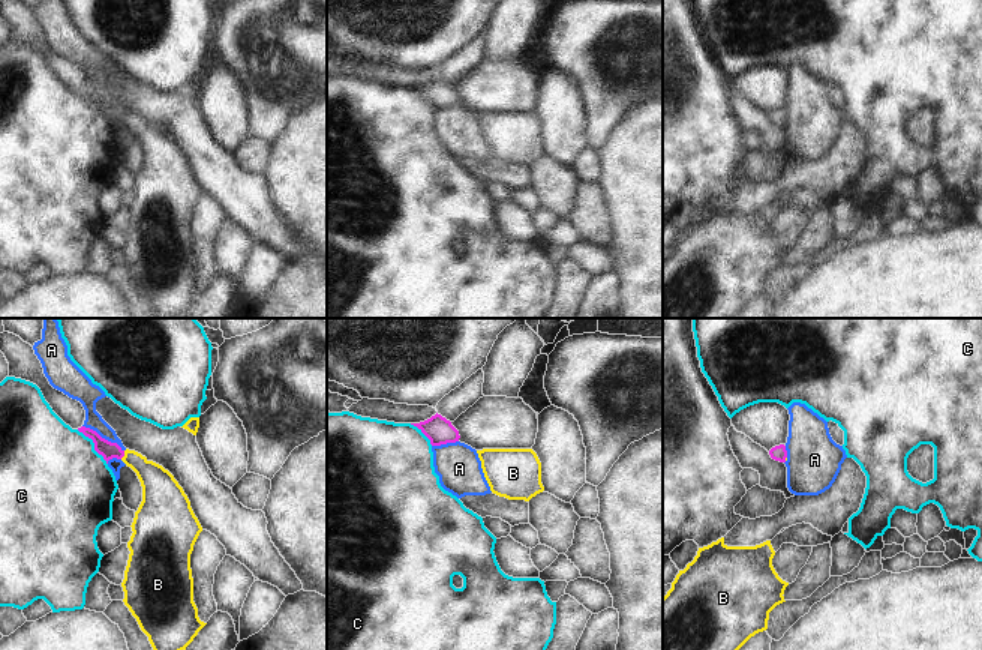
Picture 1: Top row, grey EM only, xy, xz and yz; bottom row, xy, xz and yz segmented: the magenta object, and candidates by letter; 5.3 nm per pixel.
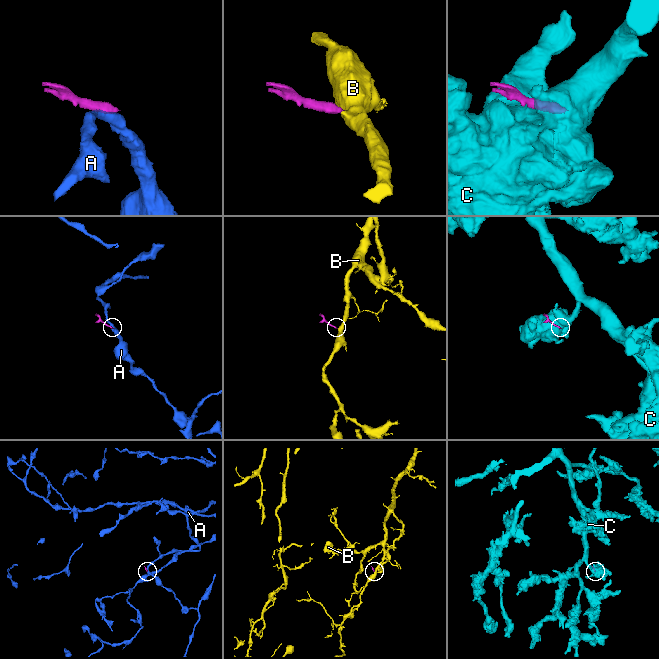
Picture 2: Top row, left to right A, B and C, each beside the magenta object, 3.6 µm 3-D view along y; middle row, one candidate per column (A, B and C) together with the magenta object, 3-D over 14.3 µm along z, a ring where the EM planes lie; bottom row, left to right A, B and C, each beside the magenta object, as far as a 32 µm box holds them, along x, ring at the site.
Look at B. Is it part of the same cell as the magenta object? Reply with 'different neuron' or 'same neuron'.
same neuron

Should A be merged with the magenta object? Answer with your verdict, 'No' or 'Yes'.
No.

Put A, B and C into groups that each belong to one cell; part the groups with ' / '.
A / B / C

